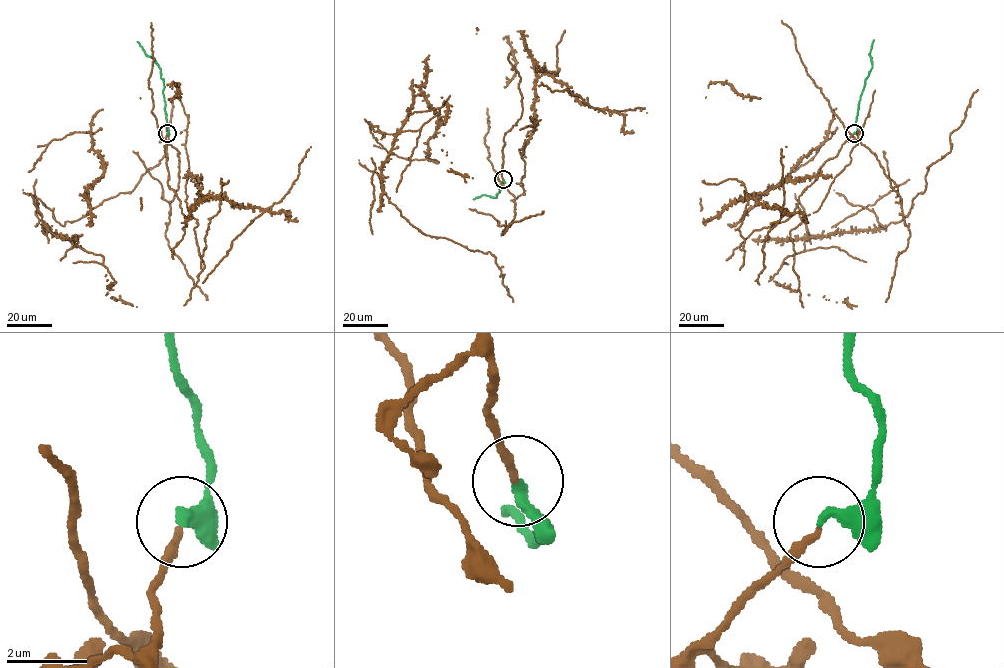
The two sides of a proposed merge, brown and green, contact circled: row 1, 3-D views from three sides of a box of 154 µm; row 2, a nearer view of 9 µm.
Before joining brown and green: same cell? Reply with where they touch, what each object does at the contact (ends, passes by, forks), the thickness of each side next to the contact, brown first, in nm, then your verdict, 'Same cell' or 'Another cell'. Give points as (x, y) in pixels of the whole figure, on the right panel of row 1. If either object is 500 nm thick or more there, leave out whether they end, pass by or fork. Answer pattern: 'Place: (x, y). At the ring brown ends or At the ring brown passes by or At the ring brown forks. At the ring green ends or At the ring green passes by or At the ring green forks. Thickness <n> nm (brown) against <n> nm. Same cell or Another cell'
Place: (854, 133). At the ring brown ends. At the ring green ends. Thickness 190 nm (brown) against 280 nm. Same cell

